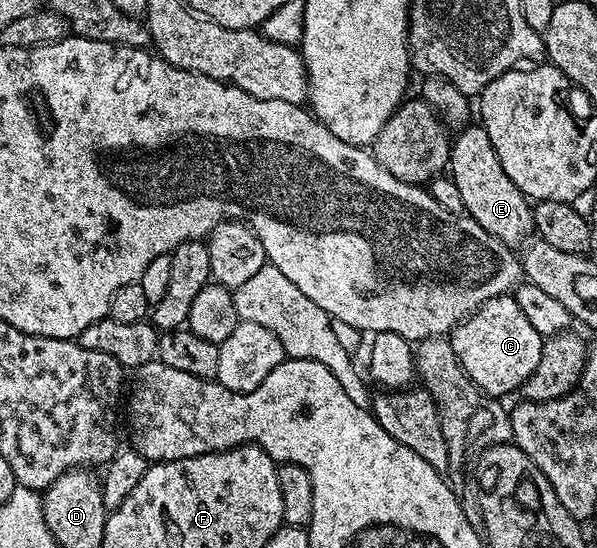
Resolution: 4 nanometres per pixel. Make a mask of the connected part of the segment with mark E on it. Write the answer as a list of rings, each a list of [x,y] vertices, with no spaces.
[[[467,126],[453,137],[450,146],[448,175],[456,182],[460,198],[466,207],[465,215],[470,216],[488,234],[492,234],[501,244],[522,246],[531,239],[534,232],[534,210],[531,201],[504,174],[496,150],[492,150],[492,138],[481,126]]]

